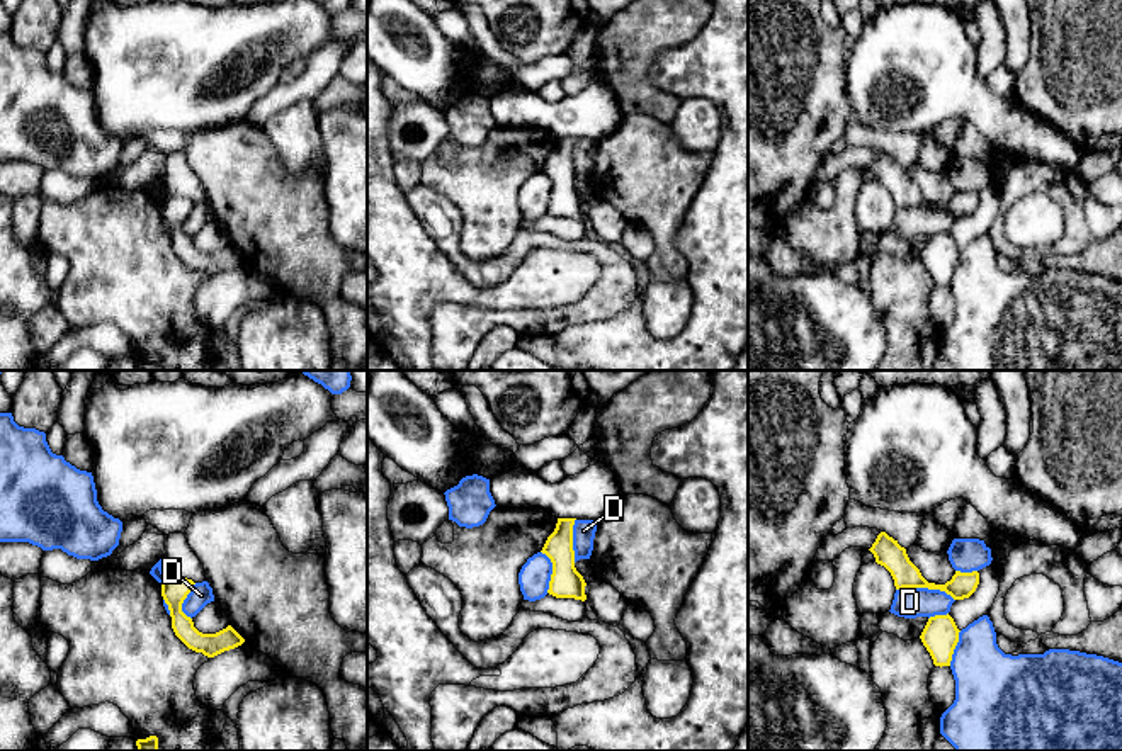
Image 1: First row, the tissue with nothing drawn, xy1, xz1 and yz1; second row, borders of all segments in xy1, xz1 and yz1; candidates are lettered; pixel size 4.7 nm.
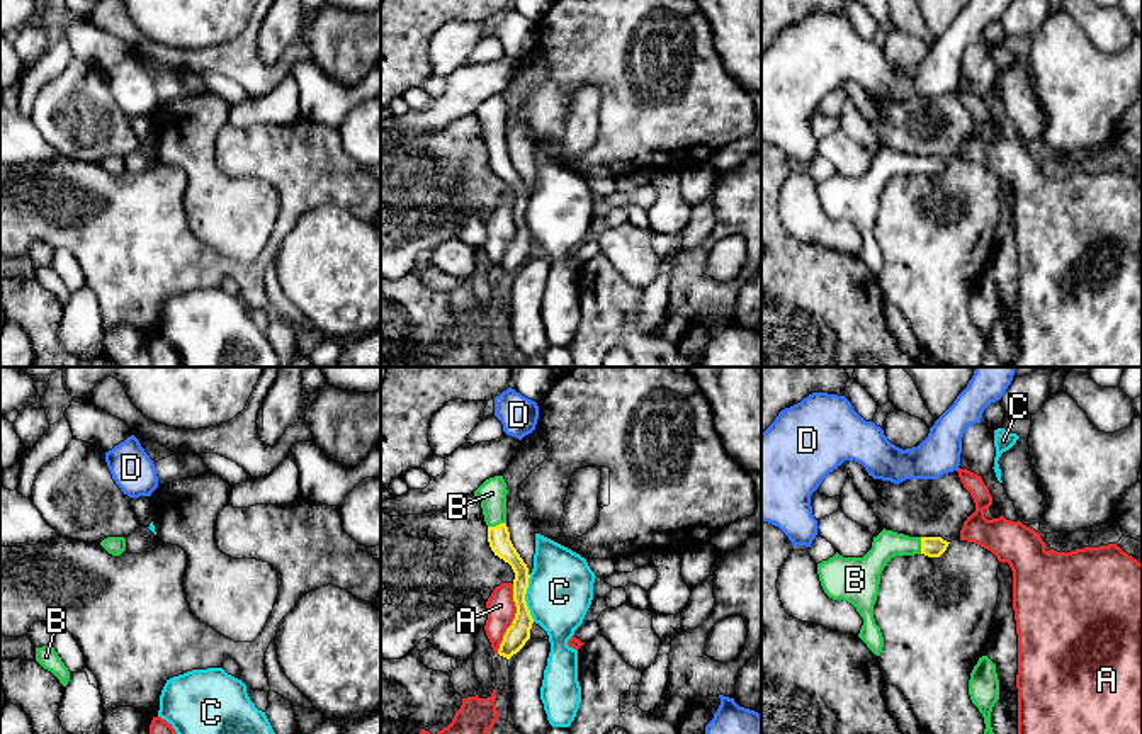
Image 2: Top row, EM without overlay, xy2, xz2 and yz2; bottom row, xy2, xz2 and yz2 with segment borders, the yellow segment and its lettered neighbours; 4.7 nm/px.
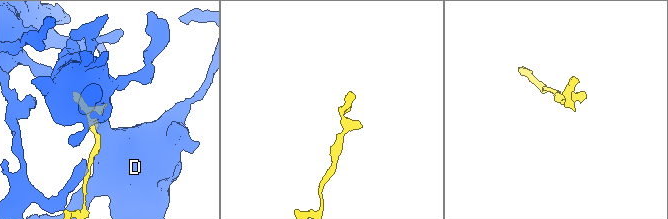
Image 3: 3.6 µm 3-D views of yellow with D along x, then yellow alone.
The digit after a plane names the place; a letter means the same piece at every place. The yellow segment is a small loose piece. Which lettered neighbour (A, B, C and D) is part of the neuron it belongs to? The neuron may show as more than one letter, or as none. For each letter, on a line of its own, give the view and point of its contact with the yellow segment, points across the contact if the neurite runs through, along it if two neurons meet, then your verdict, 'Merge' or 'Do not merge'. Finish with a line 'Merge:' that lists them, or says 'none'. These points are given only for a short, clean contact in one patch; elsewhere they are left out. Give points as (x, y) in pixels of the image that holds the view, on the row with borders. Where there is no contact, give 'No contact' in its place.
A: Touches yellow at xz2 (514, 619). Do not merge
B: Touches yellow at xz2 (497, 525). Path across: xz2 (498, 537), (497, 525), (491, 493). Merge
C: Touches yellow at xz2 (524, 598). Do not merge
D: Touches yellow at yz1 (925, 587). Do not merge
Merge: B

